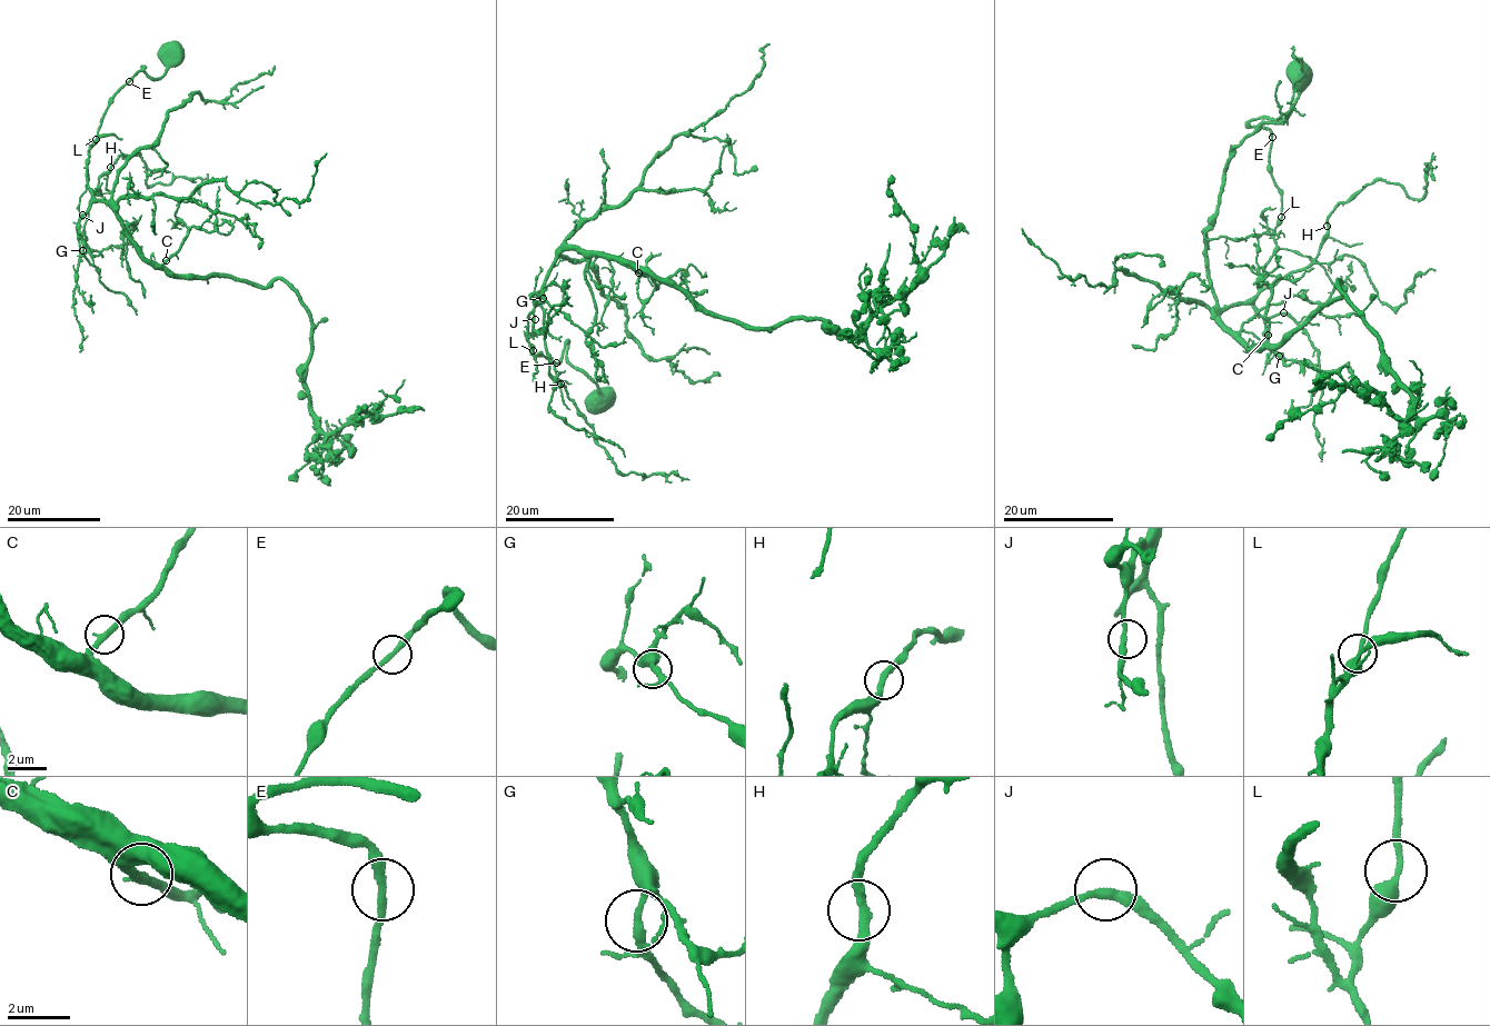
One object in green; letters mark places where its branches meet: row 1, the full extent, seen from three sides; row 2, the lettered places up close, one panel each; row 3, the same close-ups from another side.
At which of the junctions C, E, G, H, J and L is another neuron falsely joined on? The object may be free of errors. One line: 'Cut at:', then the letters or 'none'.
Cut at: none

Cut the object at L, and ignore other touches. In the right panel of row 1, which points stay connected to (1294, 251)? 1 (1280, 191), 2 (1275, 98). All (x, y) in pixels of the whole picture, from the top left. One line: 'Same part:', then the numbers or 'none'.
Same part: 2

